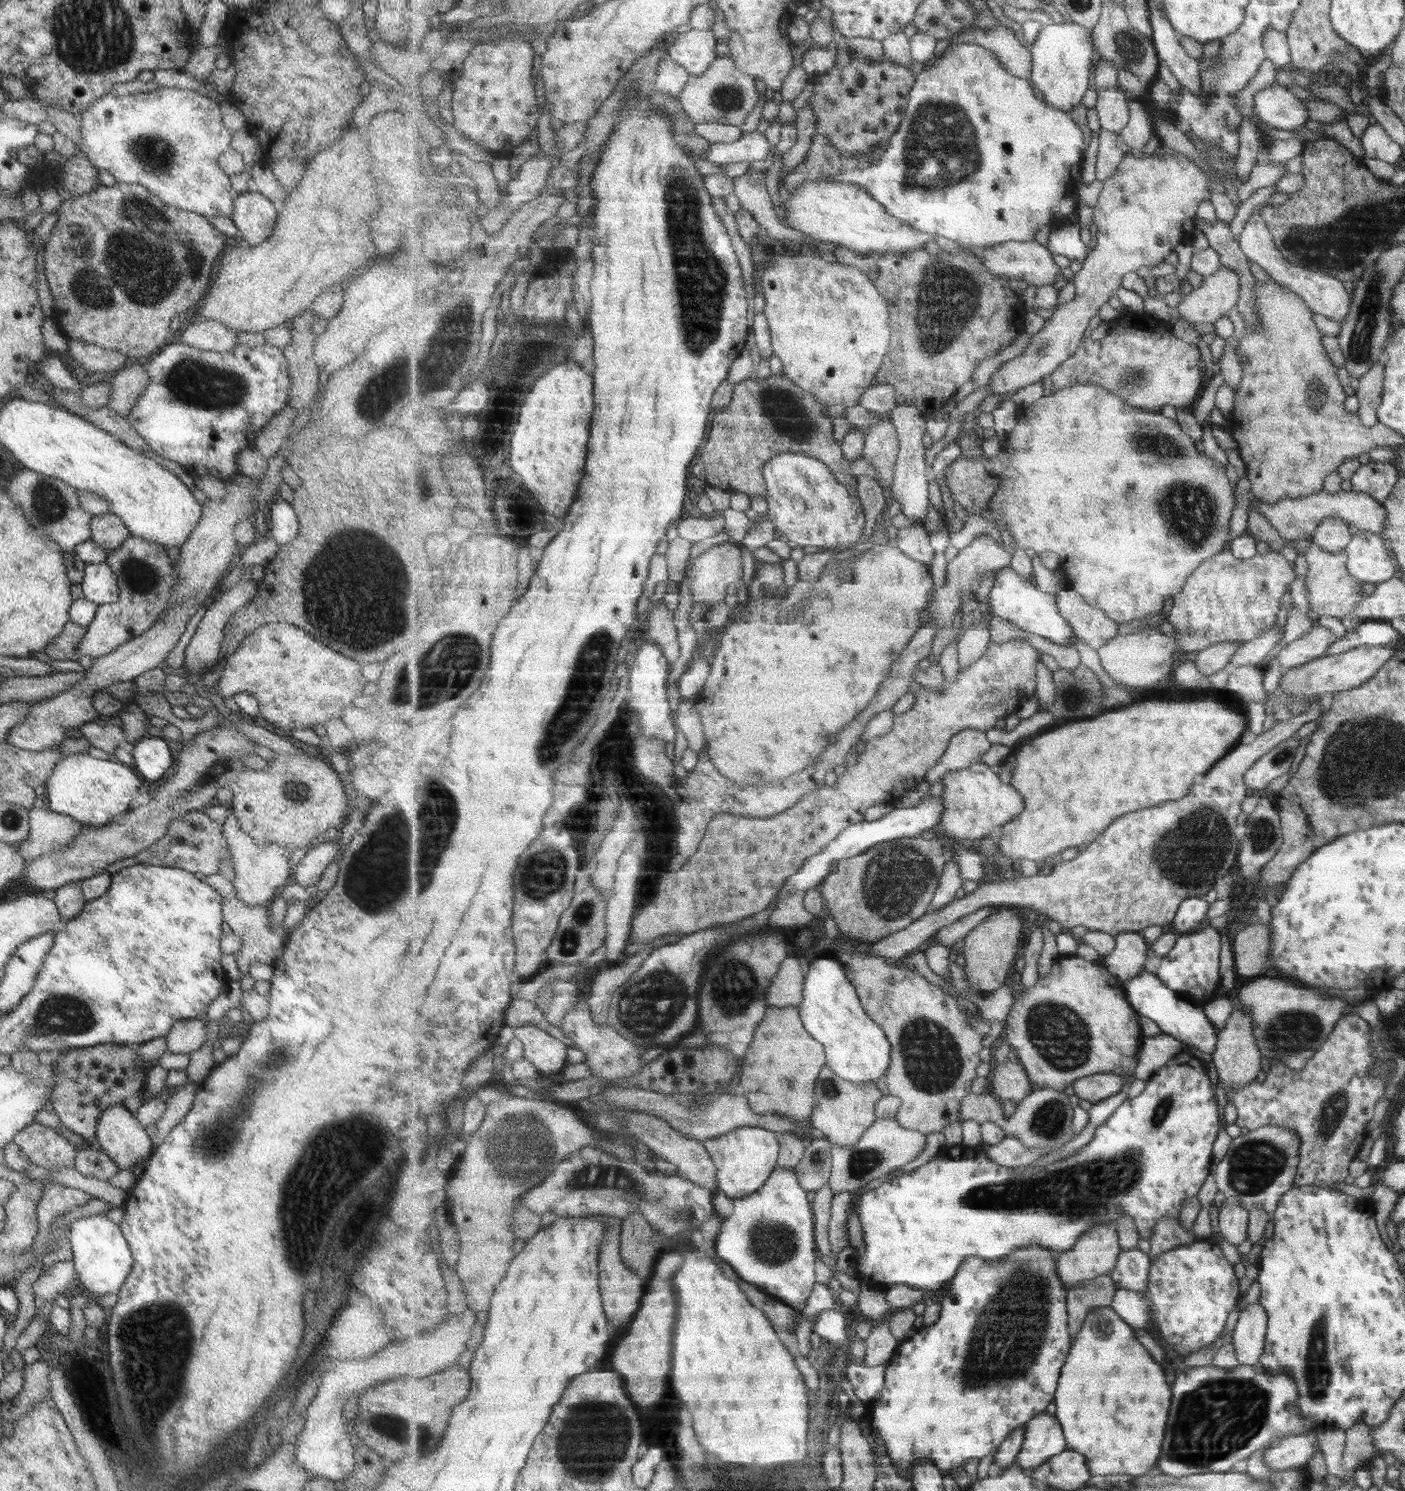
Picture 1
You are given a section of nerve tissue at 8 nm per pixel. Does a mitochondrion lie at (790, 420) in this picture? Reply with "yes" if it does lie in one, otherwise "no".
yes

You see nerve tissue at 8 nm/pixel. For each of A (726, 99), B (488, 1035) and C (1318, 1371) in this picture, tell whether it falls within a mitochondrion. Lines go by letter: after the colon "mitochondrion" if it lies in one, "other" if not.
A: mitochondrion
B: other
C: mitochondrion

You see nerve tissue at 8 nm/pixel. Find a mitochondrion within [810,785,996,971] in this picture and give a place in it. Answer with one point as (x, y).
(895, 878)

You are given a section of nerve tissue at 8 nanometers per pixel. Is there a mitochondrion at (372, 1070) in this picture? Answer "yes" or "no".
no

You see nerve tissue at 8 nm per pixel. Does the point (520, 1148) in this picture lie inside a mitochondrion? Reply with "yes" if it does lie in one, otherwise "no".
yes

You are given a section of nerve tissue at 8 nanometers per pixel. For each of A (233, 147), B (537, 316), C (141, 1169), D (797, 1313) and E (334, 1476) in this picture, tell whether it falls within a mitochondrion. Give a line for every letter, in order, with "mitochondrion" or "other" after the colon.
A: other
B: other
C: other
D: other
E: other

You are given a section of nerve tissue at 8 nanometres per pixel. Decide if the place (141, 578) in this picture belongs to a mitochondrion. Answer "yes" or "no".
yes

